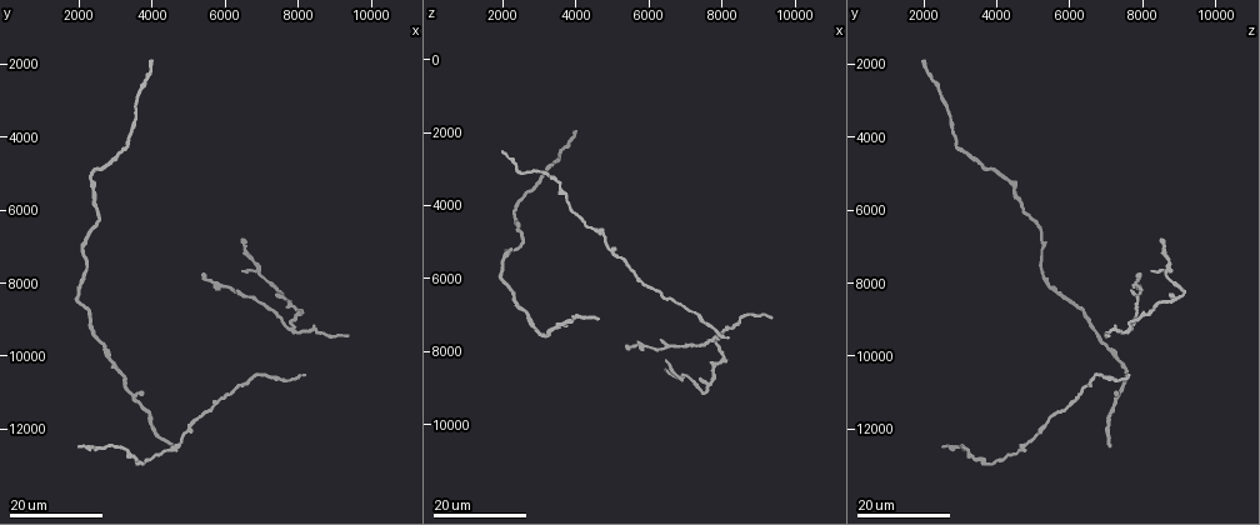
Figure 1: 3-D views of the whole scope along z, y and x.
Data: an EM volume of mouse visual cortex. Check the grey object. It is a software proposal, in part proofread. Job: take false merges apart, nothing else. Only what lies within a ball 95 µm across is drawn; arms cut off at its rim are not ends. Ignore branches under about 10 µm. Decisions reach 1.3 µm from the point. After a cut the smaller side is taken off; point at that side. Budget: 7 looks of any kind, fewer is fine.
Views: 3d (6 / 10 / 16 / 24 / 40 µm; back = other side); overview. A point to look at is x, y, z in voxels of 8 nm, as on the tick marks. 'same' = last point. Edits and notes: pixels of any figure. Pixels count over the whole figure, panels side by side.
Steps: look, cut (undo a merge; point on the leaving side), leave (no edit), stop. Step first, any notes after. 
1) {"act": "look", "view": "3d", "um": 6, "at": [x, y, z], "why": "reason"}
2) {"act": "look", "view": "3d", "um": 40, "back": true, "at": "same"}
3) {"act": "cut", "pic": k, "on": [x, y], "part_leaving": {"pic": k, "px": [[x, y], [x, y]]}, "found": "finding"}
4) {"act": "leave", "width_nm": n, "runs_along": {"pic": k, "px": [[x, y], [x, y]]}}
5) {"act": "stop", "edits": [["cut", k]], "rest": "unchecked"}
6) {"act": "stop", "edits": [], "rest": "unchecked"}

{"act": "look", "view": "3d", "um": 24, "at": [7900, 9300, 7600]}

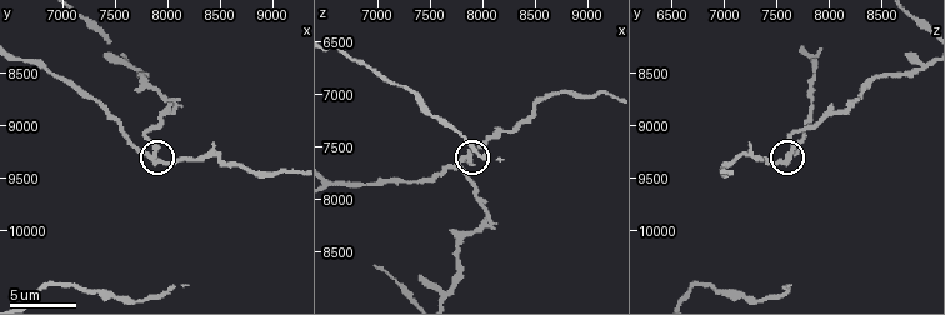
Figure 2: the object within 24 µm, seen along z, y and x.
{"act": "look", "view": "3d", "um": 10, "at": [7840, 9280, 7640]}

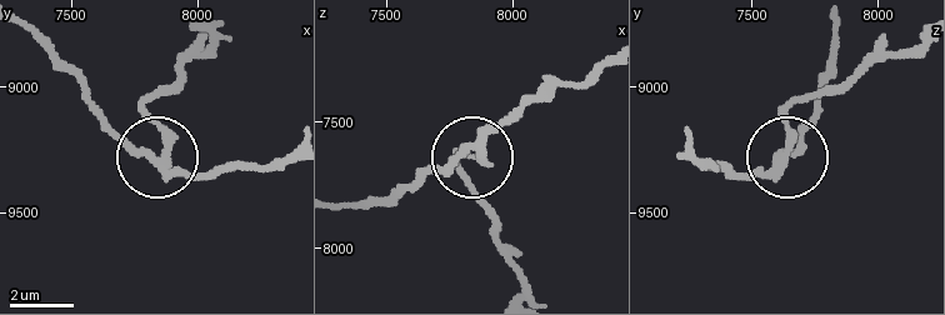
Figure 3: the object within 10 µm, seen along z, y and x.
{"act": "cut", "pic": 3, "on": [154, 121], "side_arm_um": 26, "part_leaving": {"pic": 3, "px": [[780, 169], [796, 103], [918, 43]]}, "found": "a second cell is stuck on"}

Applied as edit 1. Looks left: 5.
{"act": "look", "view": "3d", "um": 24, "at": [3500, 11000, 7300], "why": "three arms meet"}

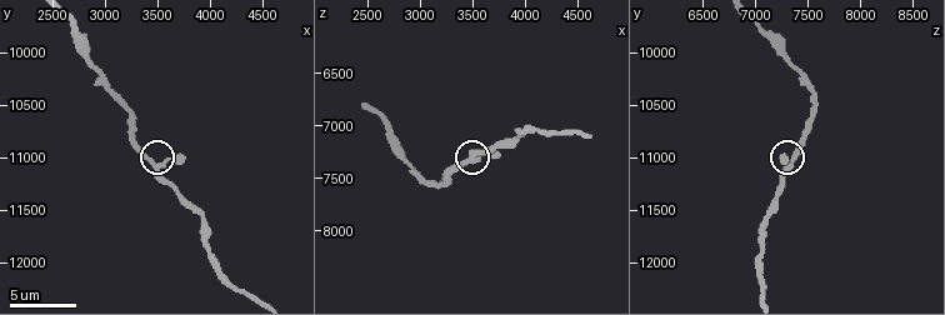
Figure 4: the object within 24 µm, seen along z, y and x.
{"act": "look", "view": "3d", "um": 10, "at": [3460, 11040, 7320]}

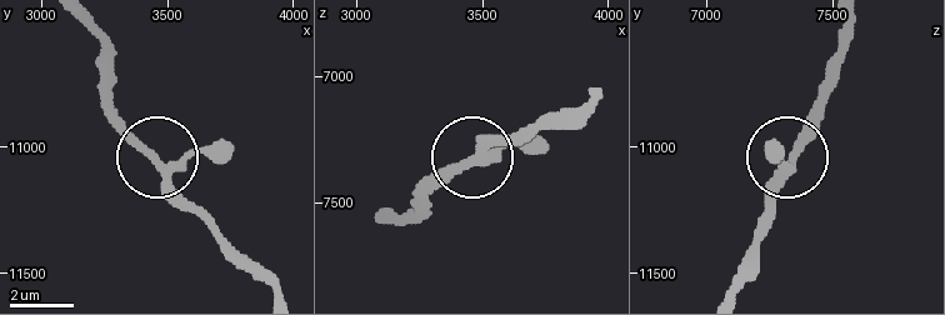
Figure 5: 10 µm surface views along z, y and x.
{"act": "leave", "side_arm_um": 97, "runs_along": {"pic": 5, "px": [[159, 159], [168, 180], [205, 218]]}, "found": "continuous, no second cell"}

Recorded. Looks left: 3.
{"act": "look", "view": "3d", "um": 24, "at": [5600, 11400, 5800]}

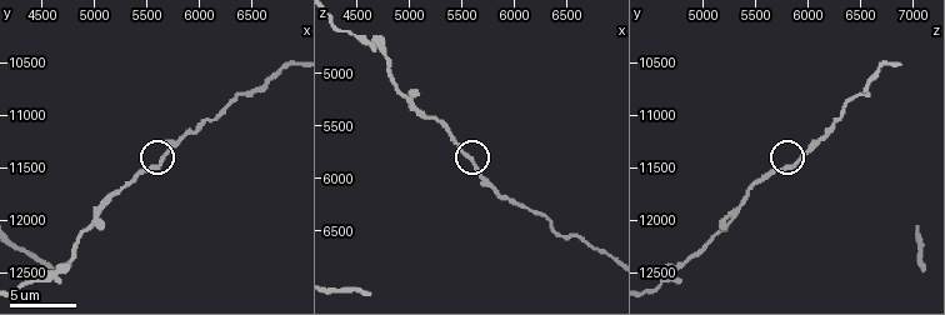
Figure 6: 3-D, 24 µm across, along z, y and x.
{"act": "look", "view": "3d", "um": 10, "at": [5540, 11500, 5800], "why": "zoom in"}

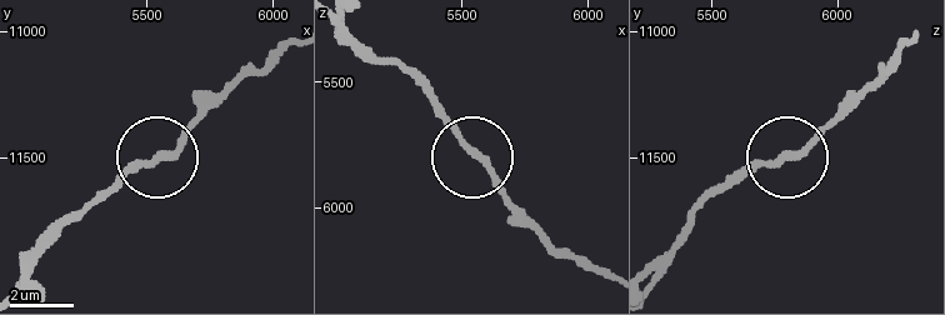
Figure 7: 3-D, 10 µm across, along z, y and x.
{"act": "look", "view": "3d", "um": 10, "back": true, "at": [5540, 11510, 5780], "why": "from behind"}

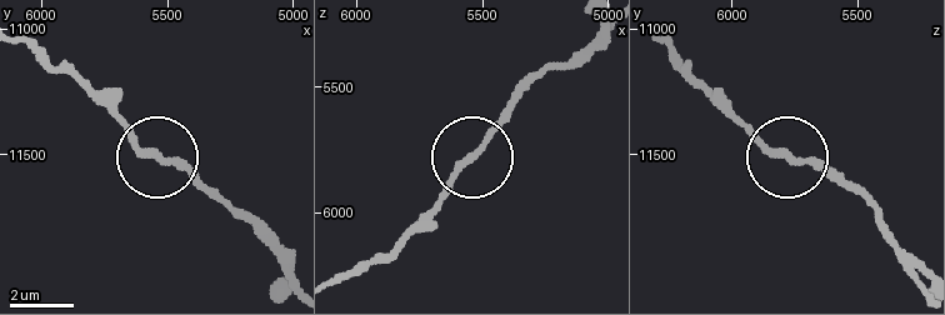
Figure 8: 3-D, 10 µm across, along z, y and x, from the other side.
{"act": "leave", "found": "all the same cell"}

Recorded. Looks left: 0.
{"act": "stop", "edits": [["cut", 3]], "rest": "unchecked"}

